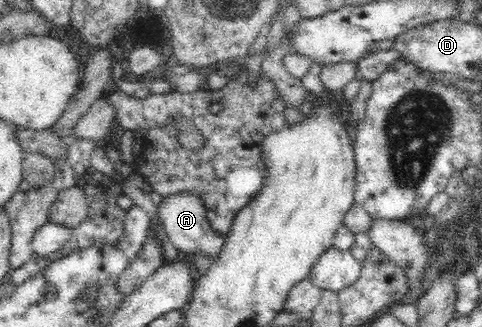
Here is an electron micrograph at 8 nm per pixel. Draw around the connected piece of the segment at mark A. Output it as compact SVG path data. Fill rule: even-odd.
M180 192L163 199L157 206L157 215L163 224L169 241L185 253L197 253L203 251L205 255L211 255L211 259L217 259L219 249L225 244L226 237L218 235L211 228L208 213L201 196L193 192Z

